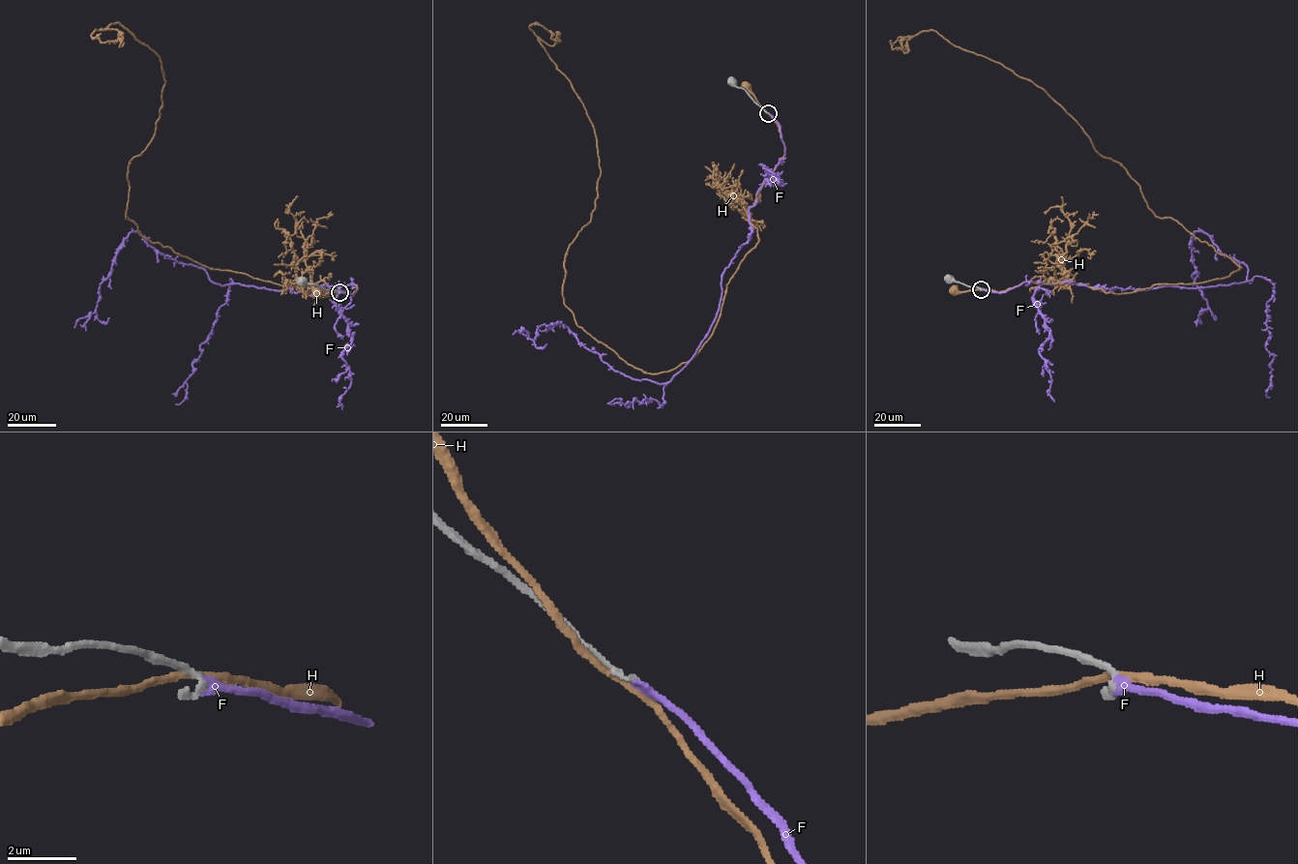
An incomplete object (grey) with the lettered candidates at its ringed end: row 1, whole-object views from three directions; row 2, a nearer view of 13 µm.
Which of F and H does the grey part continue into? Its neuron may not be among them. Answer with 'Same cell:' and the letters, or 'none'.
Same cell: F

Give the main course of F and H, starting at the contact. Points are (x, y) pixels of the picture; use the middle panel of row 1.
F: (768, 112), (784, 155), (707, 335), (669, 381), (615, 372), (560, 323), (513, 334)
H: (767, 112), (746, 86)

